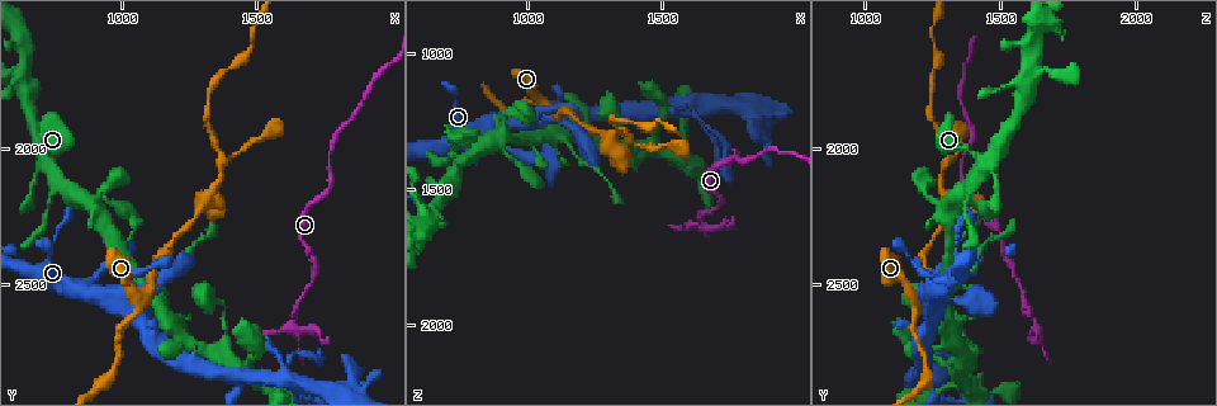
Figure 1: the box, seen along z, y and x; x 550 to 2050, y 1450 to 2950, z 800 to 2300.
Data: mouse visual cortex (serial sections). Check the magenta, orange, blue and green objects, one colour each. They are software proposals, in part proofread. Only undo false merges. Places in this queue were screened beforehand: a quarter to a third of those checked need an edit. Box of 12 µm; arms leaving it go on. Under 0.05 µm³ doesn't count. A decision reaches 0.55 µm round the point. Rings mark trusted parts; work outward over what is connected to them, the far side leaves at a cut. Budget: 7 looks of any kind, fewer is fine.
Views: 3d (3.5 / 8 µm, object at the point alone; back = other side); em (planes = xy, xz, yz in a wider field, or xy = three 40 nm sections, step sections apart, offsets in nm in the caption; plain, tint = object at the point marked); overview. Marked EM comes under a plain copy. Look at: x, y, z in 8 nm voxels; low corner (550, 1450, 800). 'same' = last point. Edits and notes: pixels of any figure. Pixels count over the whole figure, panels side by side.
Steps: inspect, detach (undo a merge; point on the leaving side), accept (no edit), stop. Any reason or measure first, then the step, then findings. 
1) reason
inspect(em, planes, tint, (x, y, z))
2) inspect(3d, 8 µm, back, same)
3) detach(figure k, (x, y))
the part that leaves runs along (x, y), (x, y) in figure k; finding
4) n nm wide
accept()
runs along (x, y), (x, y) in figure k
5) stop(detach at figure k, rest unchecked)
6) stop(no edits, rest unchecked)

sudden change in width
inspect(3d, 8 µm, (1300, 2200, 1310))

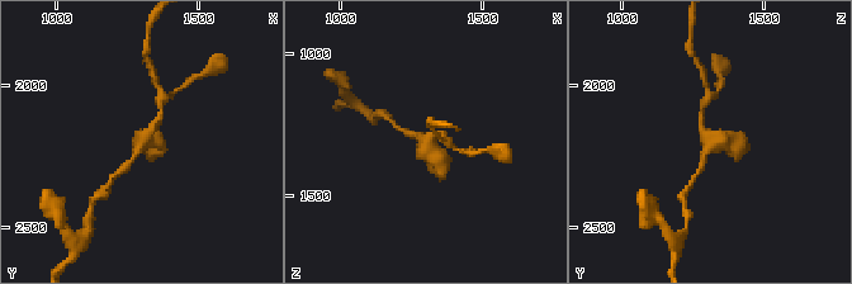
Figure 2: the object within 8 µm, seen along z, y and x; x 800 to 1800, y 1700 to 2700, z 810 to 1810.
inspect(em, xy, step 1, tint, (1300, 2200, 1310))

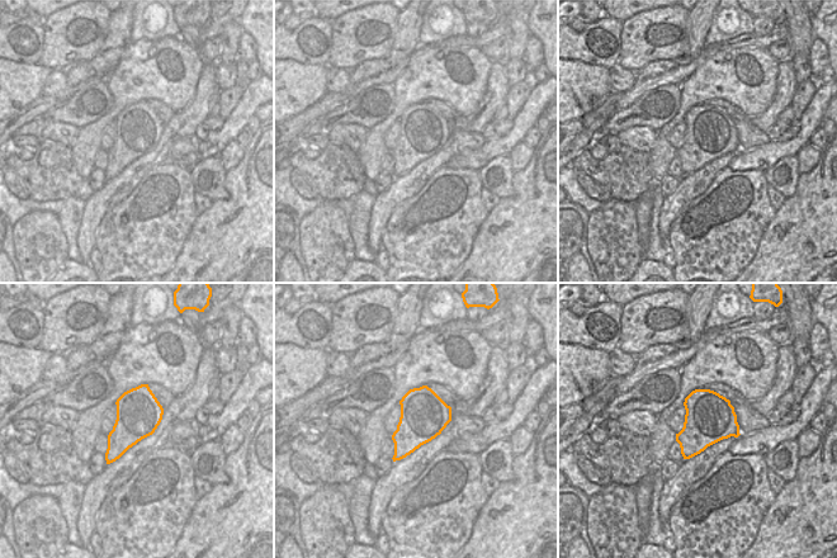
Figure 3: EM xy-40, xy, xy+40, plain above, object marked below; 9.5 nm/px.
460 nm wide
accept()
runs along (122, 167), (136, 156), (161, 113) in figure 2; one cell here

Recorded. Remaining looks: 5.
small branch off a trunk
inspect(3d, 8 µm, (1600, 2850, 1200))

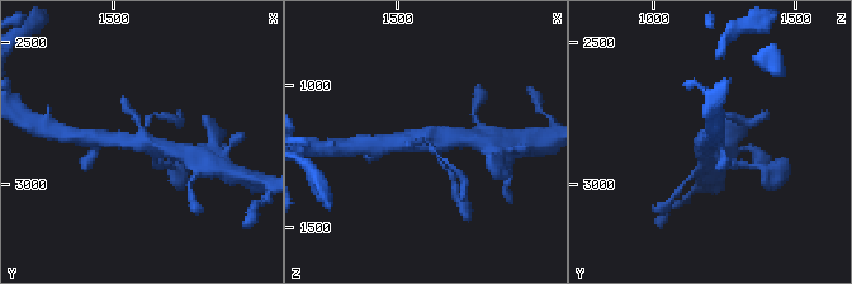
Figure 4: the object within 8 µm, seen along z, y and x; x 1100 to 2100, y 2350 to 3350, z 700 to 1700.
need the tissue
inspect(em, xy, step 3, tint, (1600, 2860, 1190))

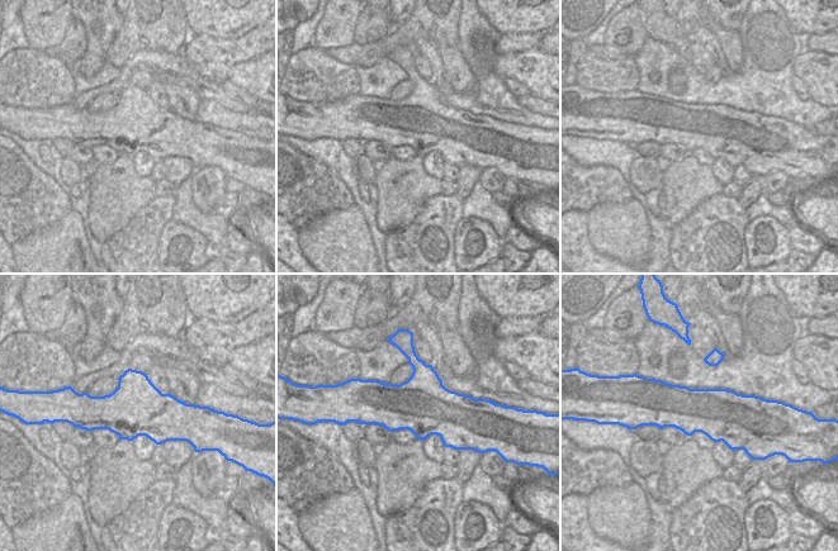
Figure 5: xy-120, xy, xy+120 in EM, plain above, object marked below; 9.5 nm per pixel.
accept()
continuous, no second cell

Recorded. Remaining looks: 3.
thick turns thin
inspect(3d, 3.5 µm, (1850, 2870, 1260))

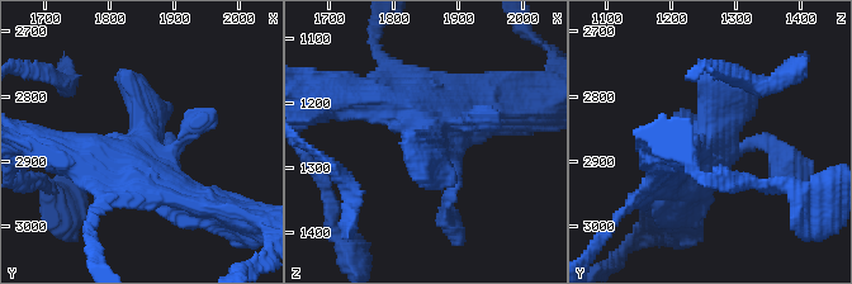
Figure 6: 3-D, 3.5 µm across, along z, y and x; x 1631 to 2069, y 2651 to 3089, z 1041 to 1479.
shape alone is not enough
inspect(em, planes, tint, (1860, 2870, 1265))

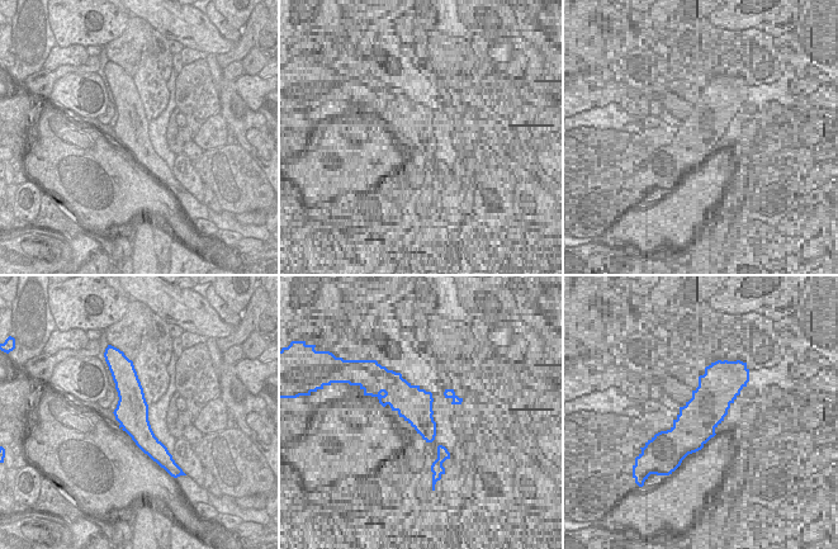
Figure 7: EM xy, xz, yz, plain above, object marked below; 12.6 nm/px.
420 nm wide
accept()
runs along (374, 98), (457, 175), (444, 212) in figure 6; all the same cell

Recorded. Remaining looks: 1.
stop(no edits, rest unchecked)

